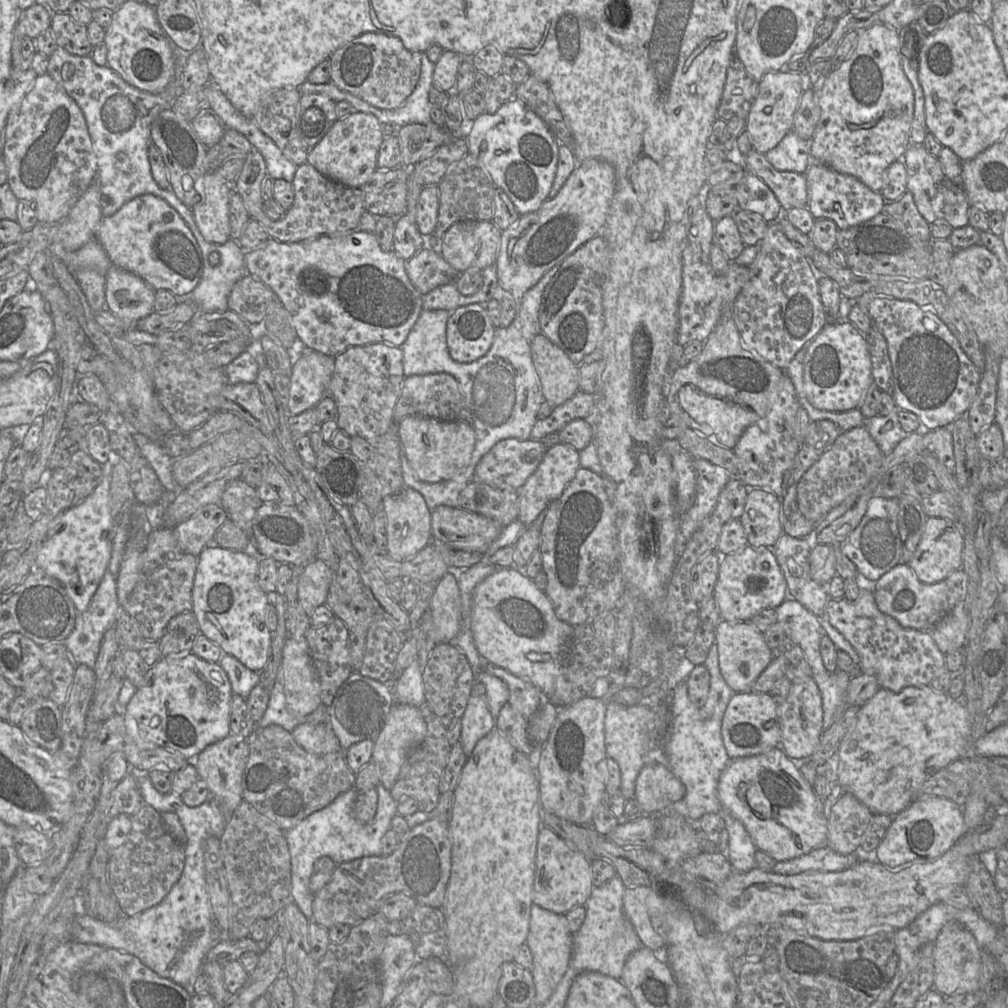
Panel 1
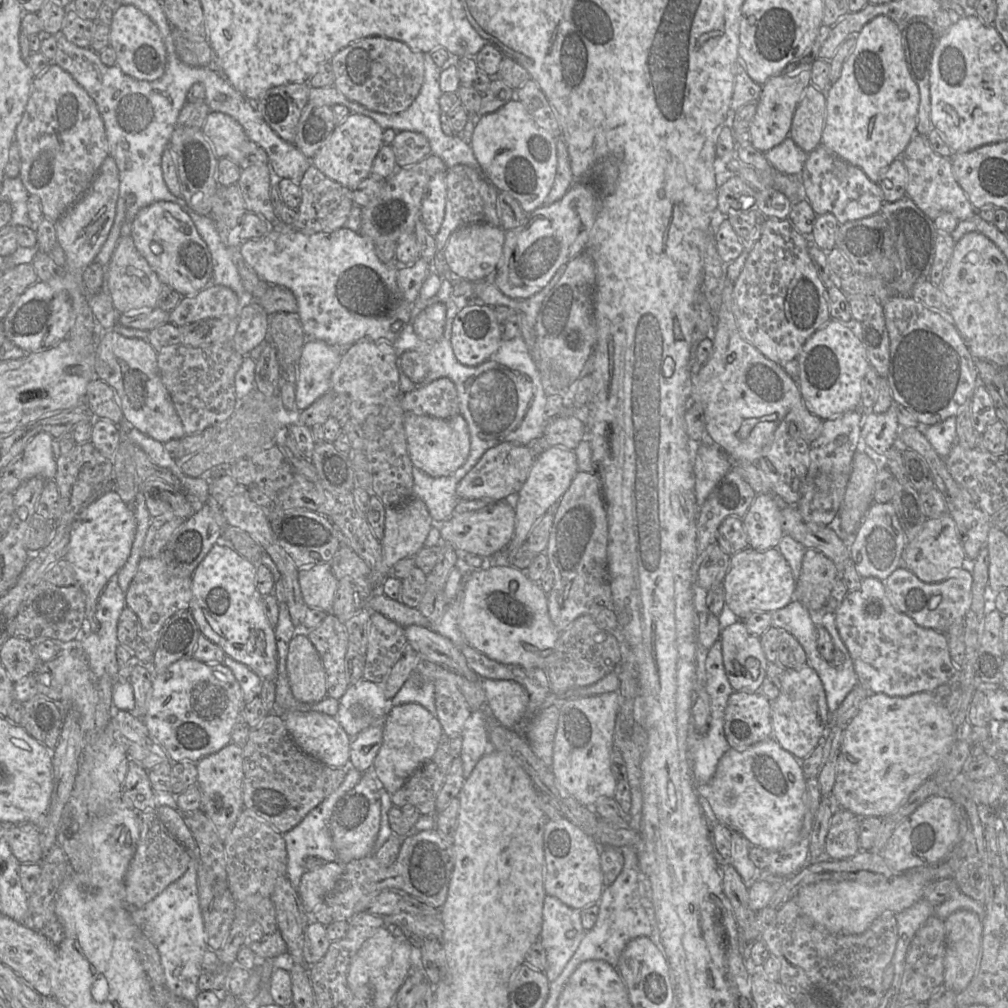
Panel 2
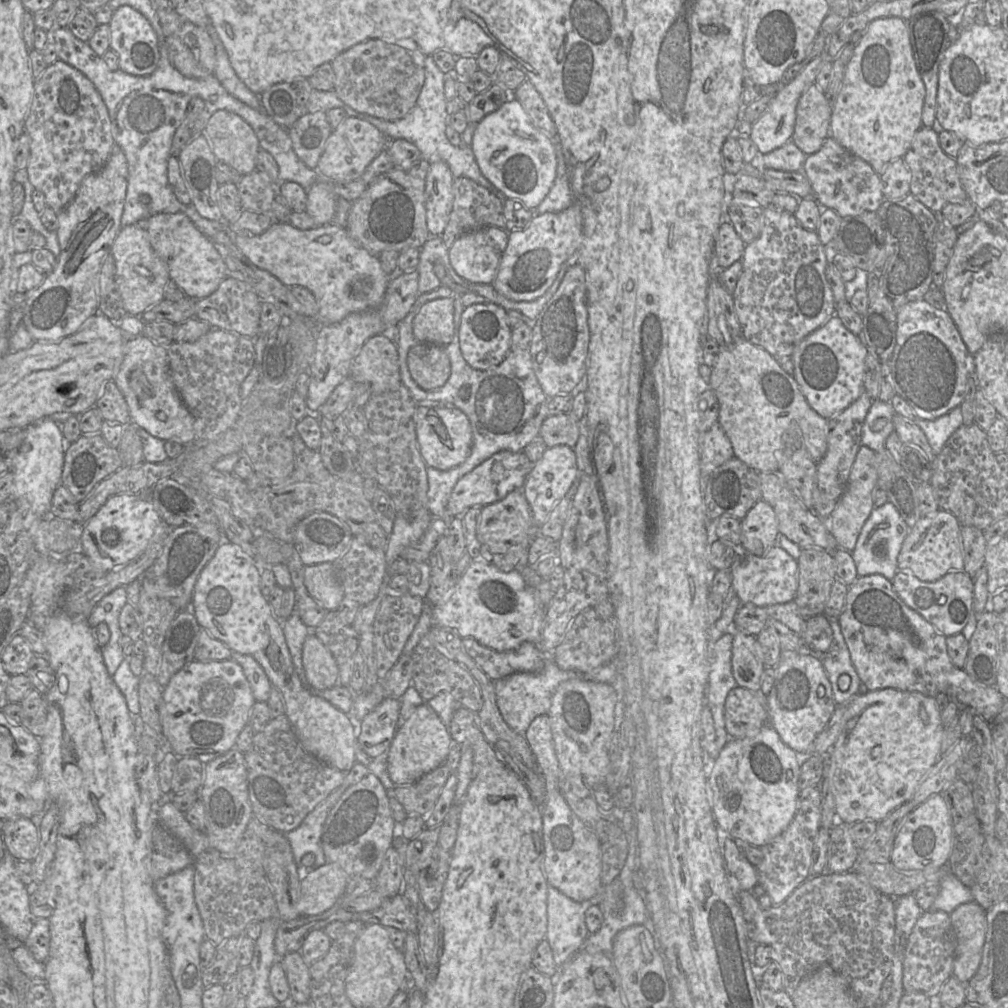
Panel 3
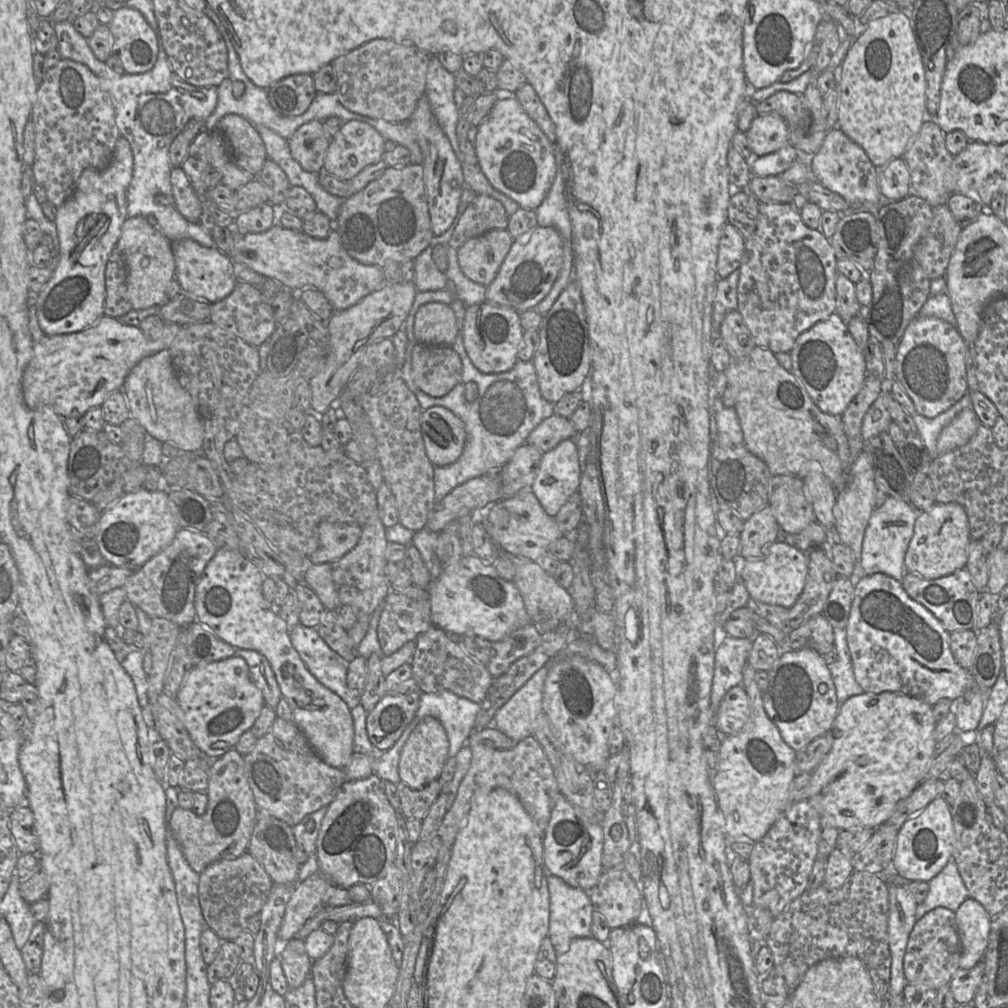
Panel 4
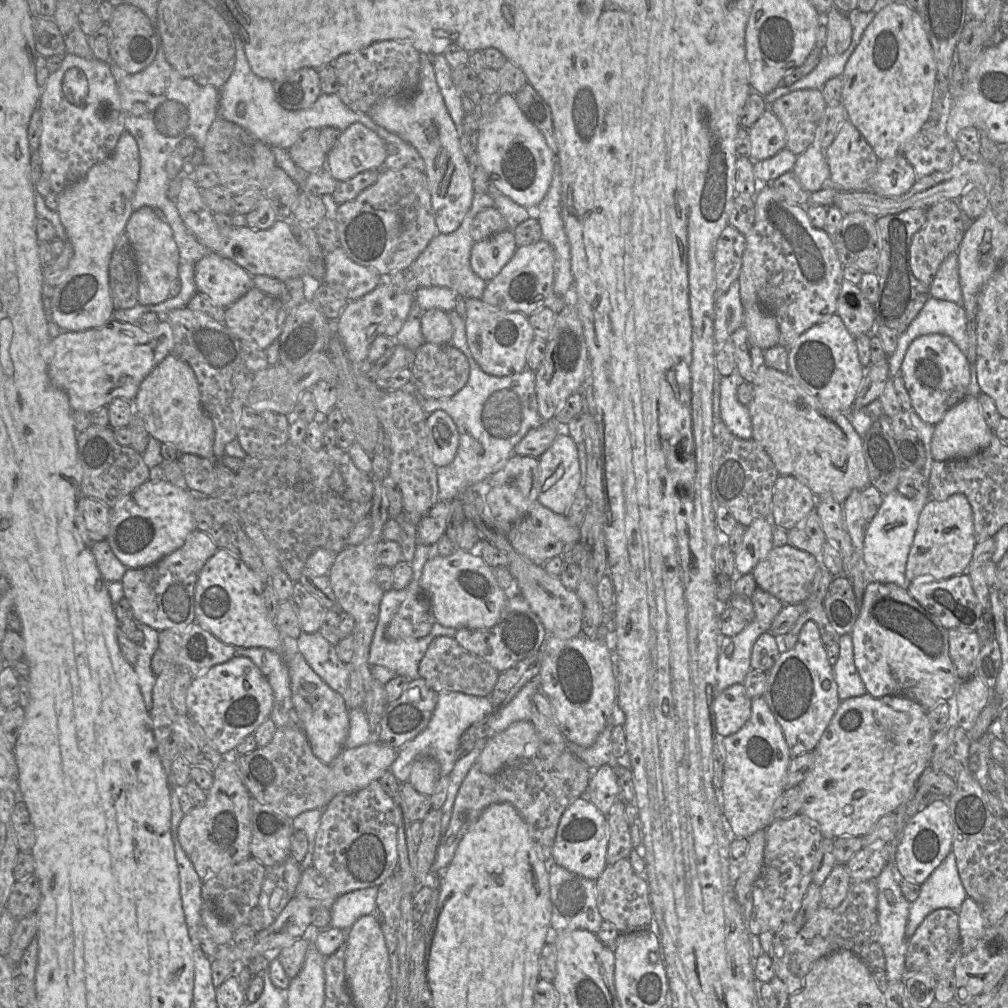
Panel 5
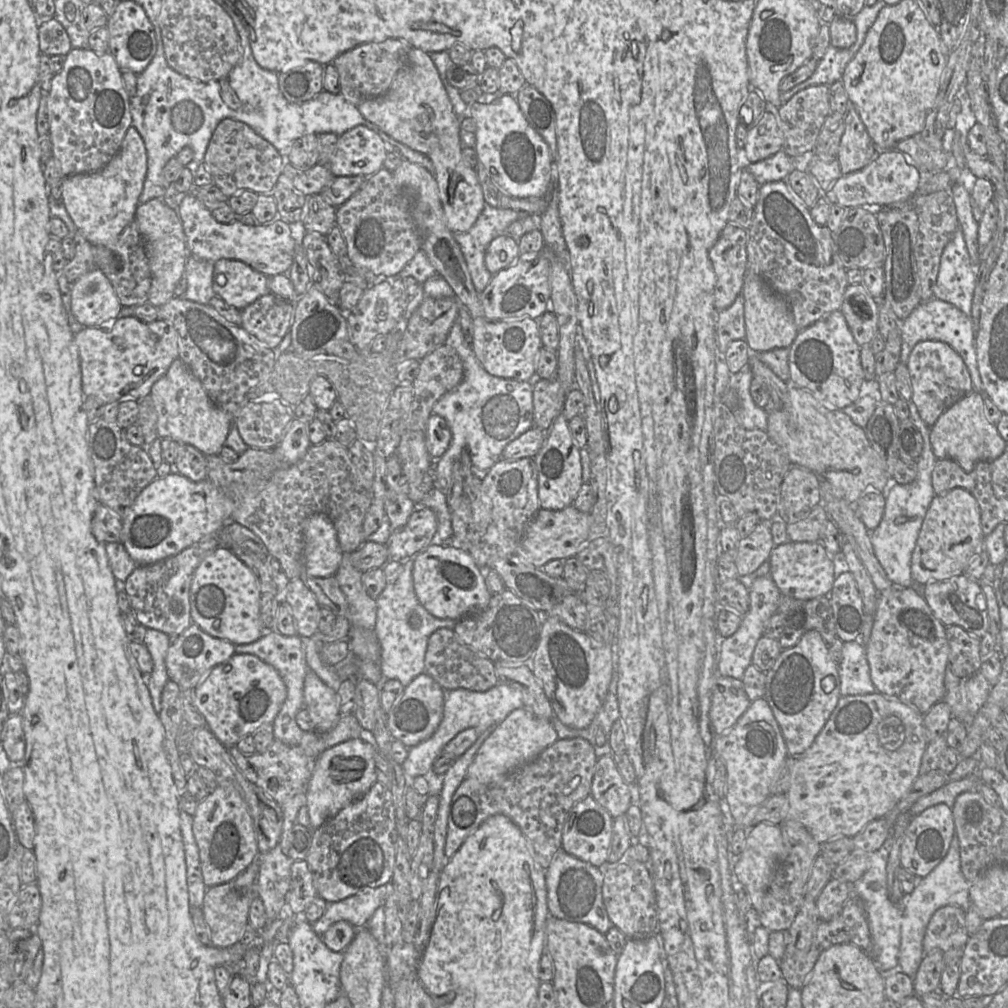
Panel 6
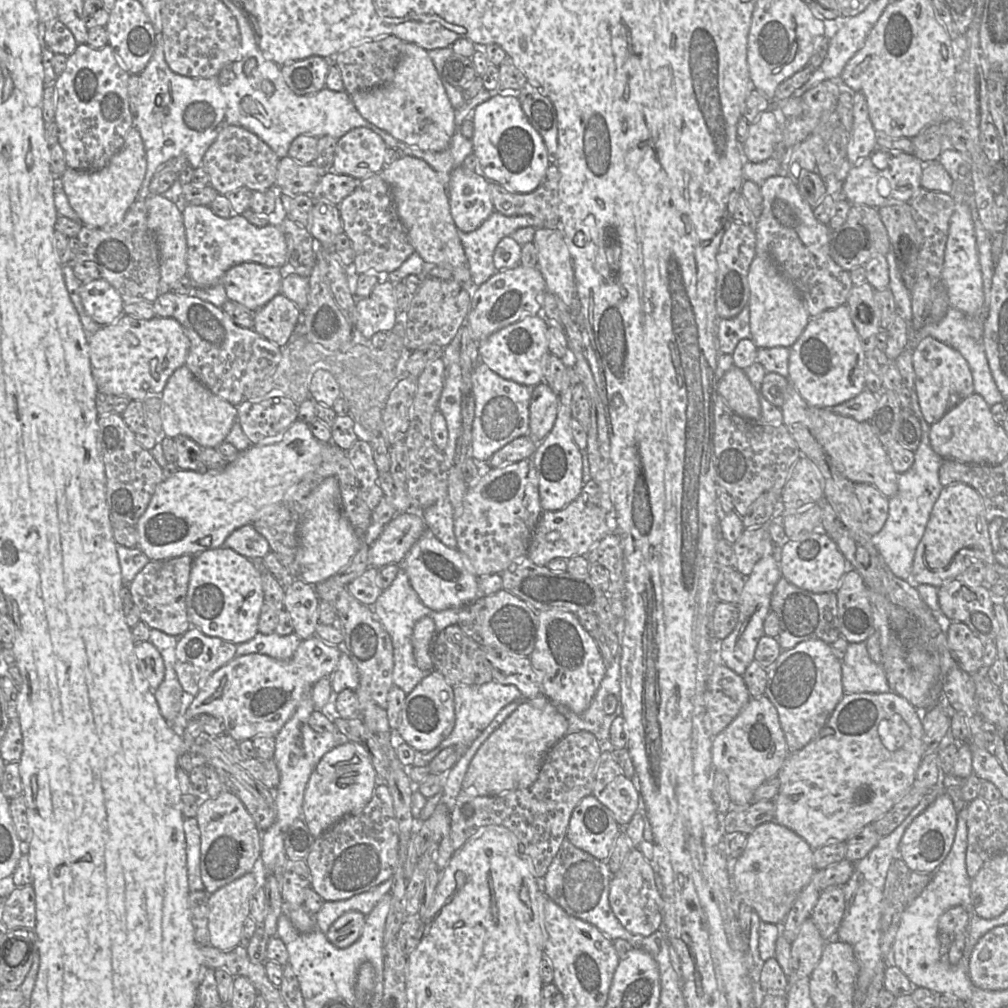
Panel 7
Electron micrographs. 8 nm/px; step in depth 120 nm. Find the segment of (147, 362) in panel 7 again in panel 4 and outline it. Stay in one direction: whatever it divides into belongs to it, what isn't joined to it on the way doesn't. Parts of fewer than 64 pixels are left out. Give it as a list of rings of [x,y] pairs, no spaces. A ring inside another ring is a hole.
[[[103,315],[83,331],[44,336],[34,343],[33,356],[23,373],[24,402],[33,410],[49,405],[62,418],[84,416],[91,408],[100,407],[109,394],[121,391],[125,378],[140,360],[169,349],[181,328],[175,323],[165,322],[161,337],[152,341],[145,337],[139,326],[125,325],[116,318]]]

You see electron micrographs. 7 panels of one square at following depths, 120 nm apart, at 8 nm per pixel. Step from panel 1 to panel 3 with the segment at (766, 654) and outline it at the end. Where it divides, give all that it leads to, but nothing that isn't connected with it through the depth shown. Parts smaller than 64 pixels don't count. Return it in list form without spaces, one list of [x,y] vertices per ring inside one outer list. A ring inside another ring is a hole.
[[[733,632],[731,666],[738,687],[759,693],[761,674],[766,667],[755,637]]]

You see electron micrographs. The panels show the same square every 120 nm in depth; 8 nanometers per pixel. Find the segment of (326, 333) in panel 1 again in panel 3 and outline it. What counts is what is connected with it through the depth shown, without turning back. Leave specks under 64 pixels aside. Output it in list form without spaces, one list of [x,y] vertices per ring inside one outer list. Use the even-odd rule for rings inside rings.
[[[273,222],[261,235],[235,236],[235,244],[253,265],[269,272],[287,287],[301,286],[310,290],[318,303],[319,311],[315,322],[319,326],[338,323],[351,313],[377,308],[383,302],[391,280],[391,276],[382,269],[378,256],[369,253],[353,240],[345,228],[332,223],[300,230],[289,223]],[[321,235],[331,236],[331,241],[321,244],[318,242]]]

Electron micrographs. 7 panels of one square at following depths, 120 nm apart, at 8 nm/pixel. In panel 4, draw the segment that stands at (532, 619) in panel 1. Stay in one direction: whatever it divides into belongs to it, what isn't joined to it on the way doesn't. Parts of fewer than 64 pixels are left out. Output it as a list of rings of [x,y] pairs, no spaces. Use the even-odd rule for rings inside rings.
[[[475,554],[461,556],[459,561],[443,569],[437,579],[431,580],[427,590],[430,593],[432,624],[449,634],[475,635],[490,641],[499,641],[515,629],[531,622],[514,582],[501,578],[494,565],[486,564]]]

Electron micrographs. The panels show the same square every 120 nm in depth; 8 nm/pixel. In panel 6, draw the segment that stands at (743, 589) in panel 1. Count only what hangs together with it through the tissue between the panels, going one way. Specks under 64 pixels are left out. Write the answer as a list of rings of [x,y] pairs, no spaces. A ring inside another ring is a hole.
[[[789,541],[773,547],[769,557],[769,576],[784,596],[811,600],[828,596],[835,580],[833,557],[820,542]]]

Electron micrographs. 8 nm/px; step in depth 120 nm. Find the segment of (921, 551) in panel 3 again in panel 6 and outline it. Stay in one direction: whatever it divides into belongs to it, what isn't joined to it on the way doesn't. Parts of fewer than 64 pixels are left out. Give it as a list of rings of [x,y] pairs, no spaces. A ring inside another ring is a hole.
[[[956,487],[936,495],[923,520],[911,557],[911,576],[914,584],[947,580],[963,574],[975,555],[984,548],[980,525],[980,508],[975,497],[967,490]]]

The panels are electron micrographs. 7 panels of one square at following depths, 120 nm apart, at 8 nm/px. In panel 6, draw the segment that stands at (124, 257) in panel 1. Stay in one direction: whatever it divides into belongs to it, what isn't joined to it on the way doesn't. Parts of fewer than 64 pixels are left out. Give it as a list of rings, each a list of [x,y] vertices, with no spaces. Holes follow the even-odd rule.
[[[235,259],[214,263],[213,291],[228,305],[242,310],[268,293],[268,276]]]

